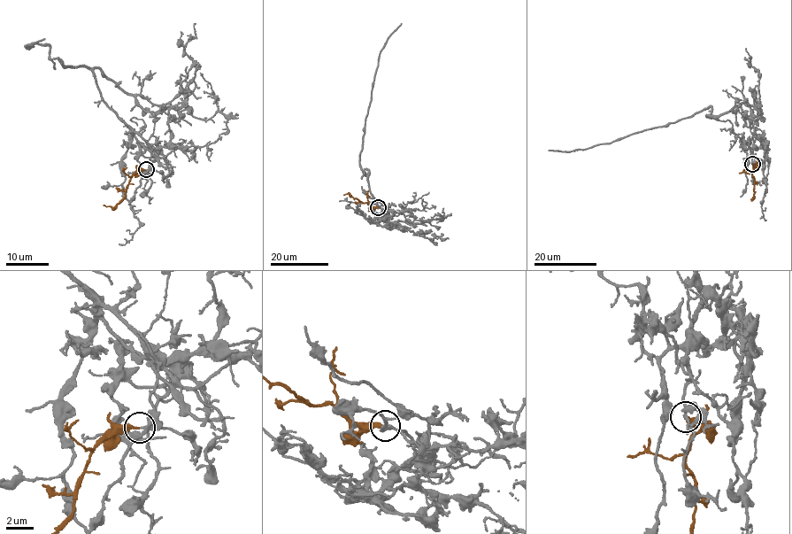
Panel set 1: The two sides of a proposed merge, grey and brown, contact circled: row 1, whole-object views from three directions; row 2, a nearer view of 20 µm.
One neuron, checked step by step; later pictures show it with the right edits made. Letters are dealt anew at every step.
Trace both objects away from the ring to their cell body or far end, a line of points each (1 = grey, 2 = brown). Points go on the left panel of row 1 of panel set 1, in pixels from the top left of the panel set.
1: (145, 169), (157, 155), (154, 148), (103, 99), (96, 75), (50, 59), (46, 44), (25, 46), (44, 39)
2: (145, 169), (132, 175), (125, 198), (120, 203), (114, 207), (103, 205)

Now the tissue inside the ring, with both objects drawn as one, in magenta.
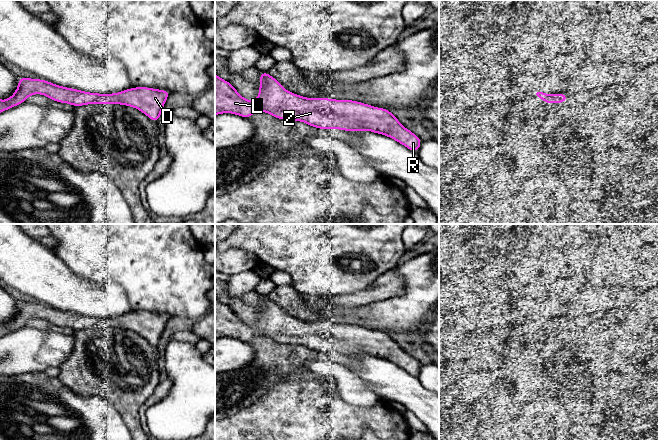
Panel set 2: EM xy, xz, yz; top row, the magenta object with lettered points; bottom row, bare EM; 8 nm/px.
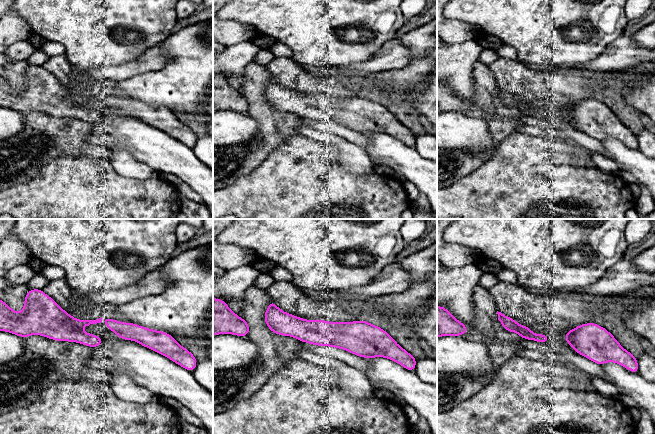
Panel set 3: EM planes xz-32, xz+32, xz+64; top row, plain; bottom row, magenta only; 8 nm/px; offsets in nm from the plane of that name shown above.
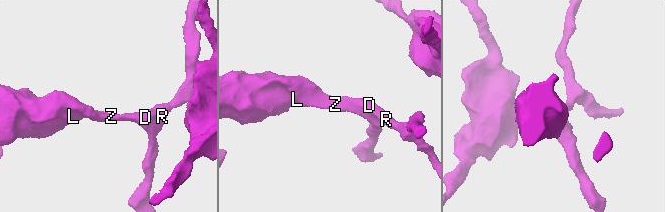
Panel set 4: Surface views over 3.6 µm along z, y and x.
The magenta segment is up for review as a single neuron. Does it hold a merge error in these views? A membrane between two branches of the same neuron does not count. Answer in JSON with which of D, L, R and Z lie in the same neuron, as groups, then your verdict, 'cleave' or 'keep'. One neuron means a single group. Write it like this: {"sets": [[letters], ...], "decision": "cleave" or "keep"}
{"sets": [["D", "L", "R", "Z"]], "decision": "keep"}

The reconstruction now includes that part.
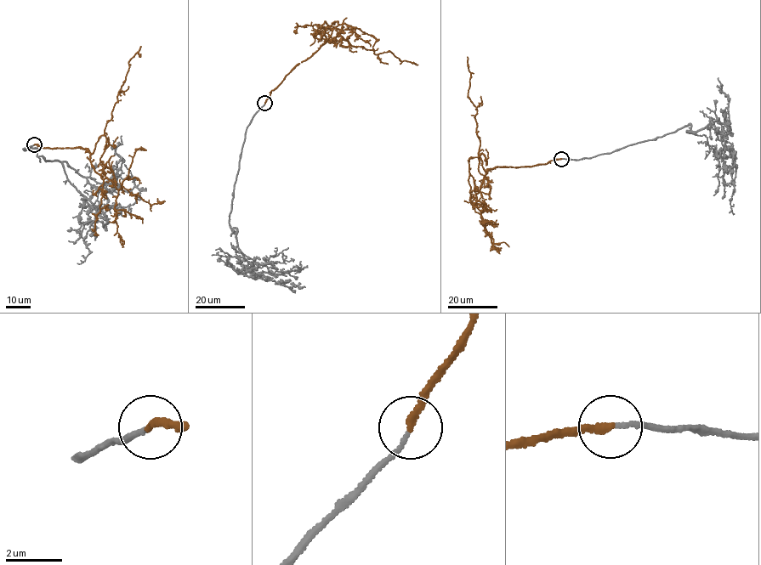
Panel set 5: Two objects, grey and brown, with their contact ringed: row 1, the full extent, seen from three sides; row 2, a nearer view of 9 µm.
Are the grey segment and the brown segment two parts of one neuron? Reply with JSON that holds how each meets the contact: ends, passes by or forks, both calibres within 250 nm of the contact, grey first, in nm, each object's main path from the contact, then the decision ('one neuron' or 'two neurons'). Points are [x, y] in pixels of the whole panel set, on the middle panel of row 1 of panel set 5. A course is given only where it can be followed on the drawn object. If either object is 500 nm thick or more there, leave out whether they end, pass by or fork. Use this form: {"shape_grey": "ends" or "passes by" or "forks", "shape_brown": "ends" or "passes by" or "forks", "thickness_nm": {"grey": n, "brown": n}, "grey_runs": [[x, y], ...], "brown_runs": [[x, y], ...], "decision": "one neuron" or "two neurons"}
{"shape_grey": "ends", "shape_brown": "ends", "thickness_nm": {"grey": 150, "brown": 200}, "grey_runs": [[264, 103], [247, 128], [229, 227], [234, 233], [236, 229], [238, 247], [253, 275], [298, 272], [300, 262]], "brown_runs": [[265, 103], [286, 76], [326, 41], [345, 40], [377, 55], [390, 52], [400, 61], [417, 64]], "decision": "one neuron"}

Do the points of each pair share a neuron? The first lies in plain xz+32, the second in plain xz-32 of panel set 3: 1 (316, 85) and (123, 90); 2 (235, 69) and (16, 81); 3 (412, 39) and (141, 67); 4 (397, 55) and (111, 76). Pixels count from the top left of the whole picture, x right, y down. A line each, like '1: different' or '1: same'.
1: different
2: different
3: different
4: same

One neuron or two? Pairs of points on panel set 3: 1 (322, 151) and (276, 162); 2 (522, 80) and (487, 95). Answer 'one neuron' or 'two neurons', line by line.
1: one neuron
2: two neurons

